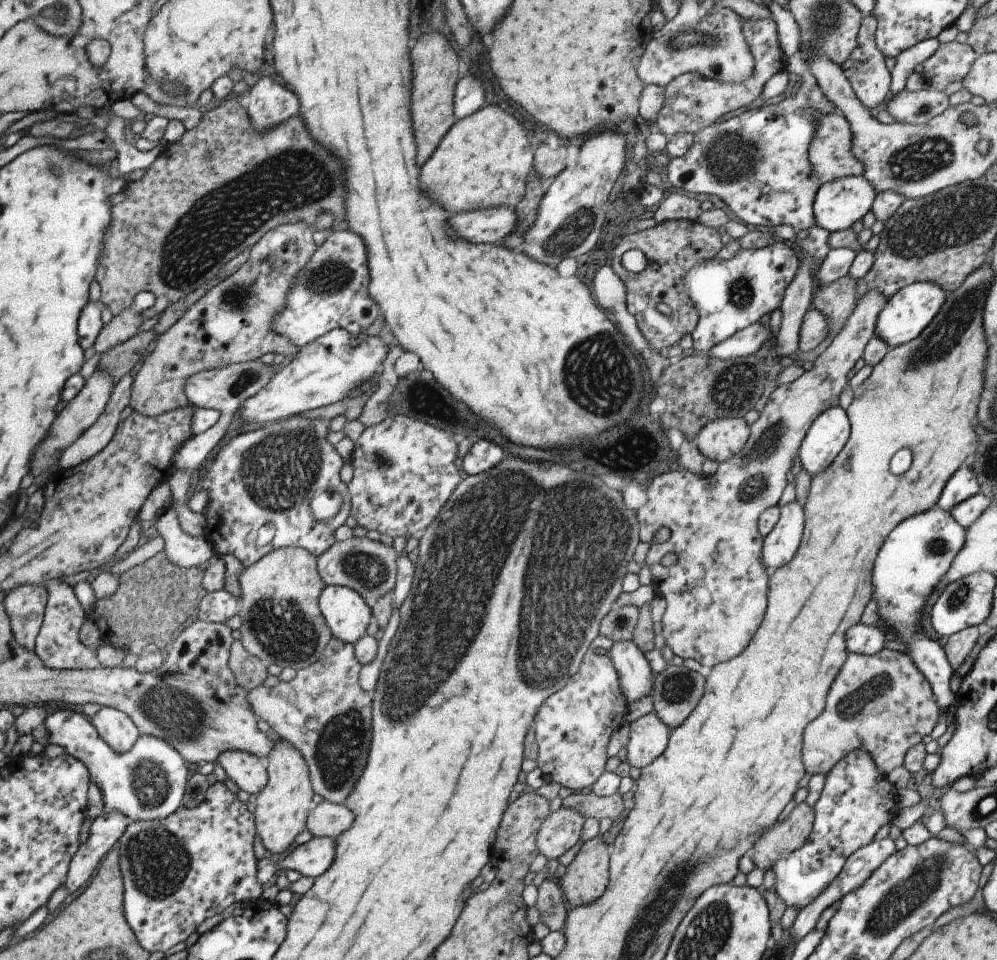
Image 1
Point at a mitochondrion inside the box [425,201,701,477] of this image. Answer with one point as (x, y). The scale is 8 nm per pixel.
(597, 376)

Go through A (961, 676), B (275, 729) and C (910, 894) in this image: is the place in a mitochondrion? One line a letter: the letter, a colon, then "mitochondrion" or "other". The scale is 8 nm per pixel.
A: other
B: other
C: mitochondrion

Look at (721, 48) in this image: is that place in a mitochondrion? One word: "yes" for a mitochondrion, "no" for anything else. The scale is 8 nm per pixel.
yes

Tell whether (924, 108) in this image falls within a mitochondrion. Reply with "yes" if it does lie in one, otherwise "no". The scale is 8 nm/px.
yes

